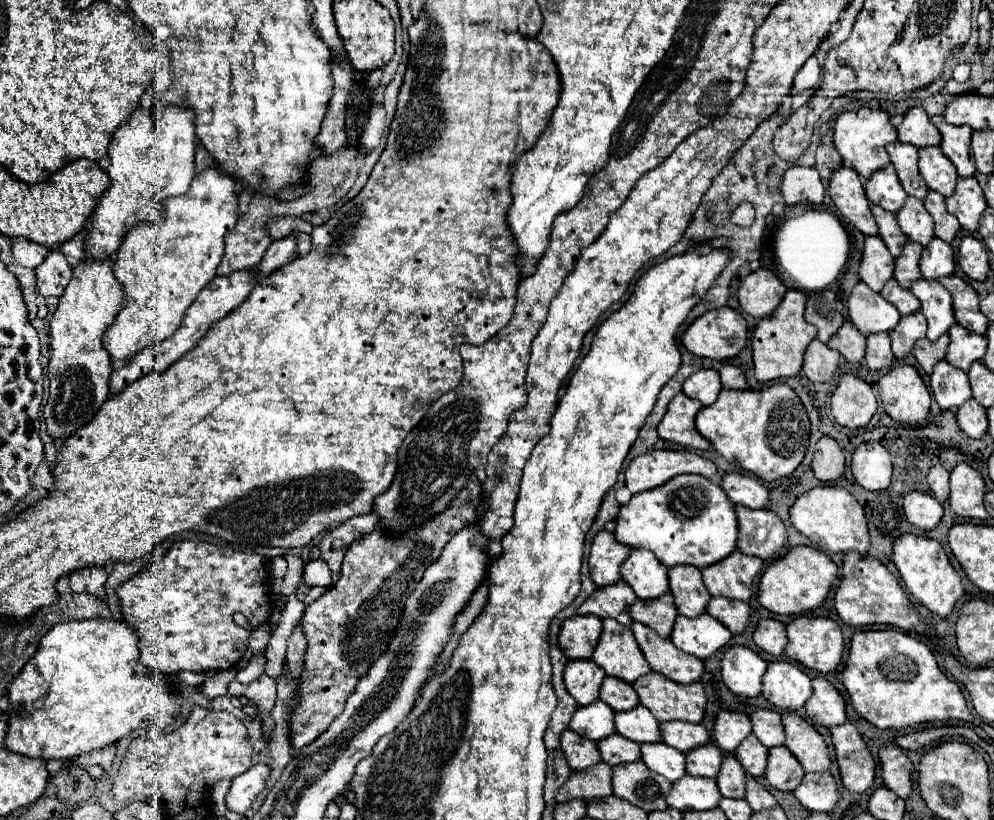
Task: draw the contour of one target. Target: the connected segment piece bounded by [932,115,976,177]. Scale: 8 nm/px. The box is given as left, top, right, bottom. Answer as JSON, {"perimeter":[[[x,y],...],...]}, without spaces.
{"perimeter":[[[934,115],[932,123],[936,125],[936,129],[942,133],[942,143],[940,149],[942,153],[956,165],[958,175],[962,177],[970,177],[976,173],[974,167],[974,159],[972,159],[972,149],[970,149],[970,135],[972,129],[970,127],[956,127],[944,121],[942,115]]]}

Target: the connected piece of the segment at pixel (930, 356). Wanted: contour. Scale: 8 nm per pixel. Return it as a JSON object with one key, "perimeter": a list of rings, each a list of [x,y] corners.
{"perimeter":[[[942,335],[938,341],[930,341],[930,339],[920,339],[920,343],[916,343],[914,347],[914,357],[918,359],[918,363],[922,365],[922,369],[930,375],[932,367],[944,359],[946,349],[948,349],[948,335]]]}

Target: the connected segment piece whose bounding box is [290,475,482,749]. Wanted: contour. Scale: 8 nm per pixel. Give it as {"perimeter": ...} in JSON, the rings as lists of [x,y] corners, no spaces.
{"perimeter":[[[472,475],[456,499],[452,499],[450,507],[432,517],[424,527],[396,539],[386,537],[384,531],[376,527],[370,535],[352,543],[344,557],[340,579],[320,599],[310,603],[302,617],[308,651],[298,685],[302,701],[290,719],[290,741],[296,749],[312,743],[316,735],[326,731],[332,719],[340,715],[358,679],[368,671],[372,661],[386,651],[402,615],[402,603],[412,593],[424,569],[440,557],[444,545],[456,531],[474,523],[480,493],[478,477]]]}

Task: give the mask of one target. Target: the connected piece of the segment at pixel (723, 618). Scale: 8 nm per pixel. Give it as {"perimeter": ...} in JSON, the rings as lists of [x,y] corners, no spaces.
{"perimeter":[[[712,597],[706,613],[724,623],[734,635],[740,635],[750,623],[750,605],[744,601]]]}

